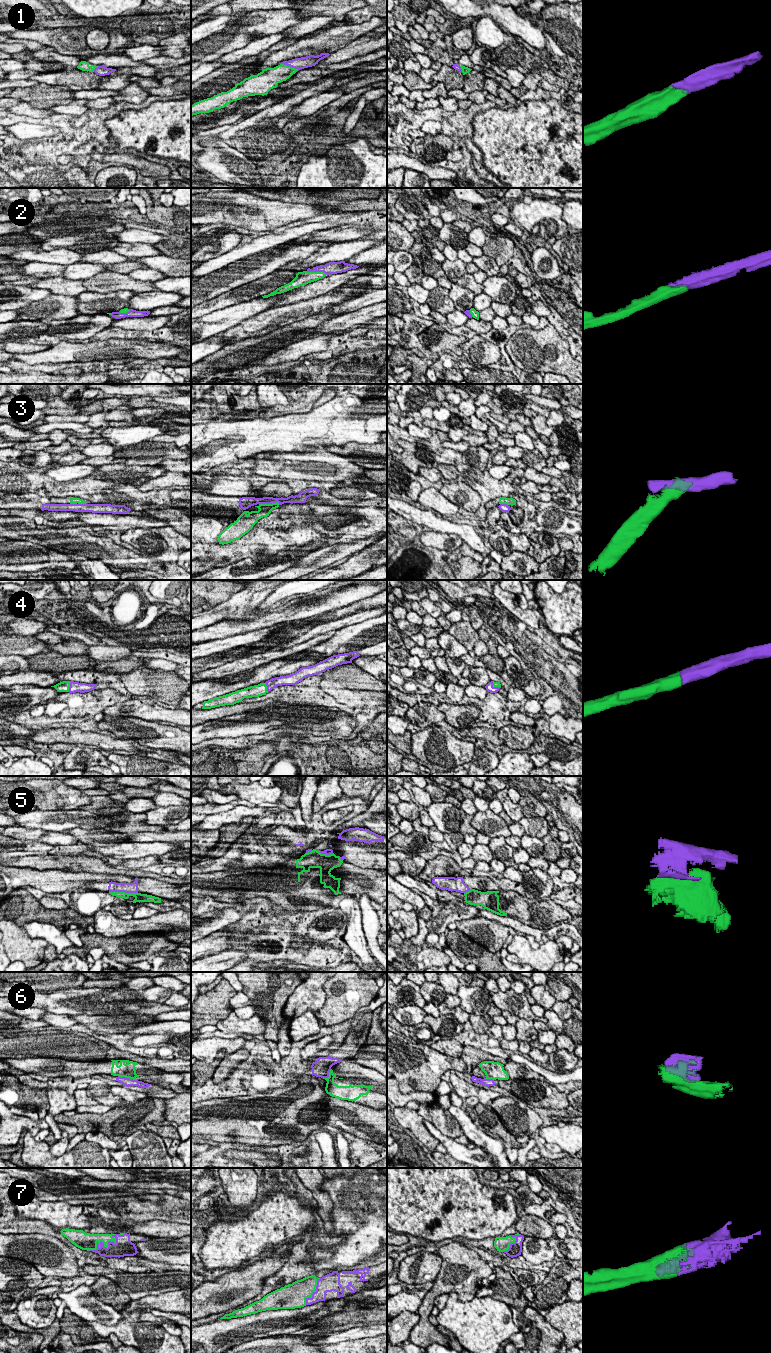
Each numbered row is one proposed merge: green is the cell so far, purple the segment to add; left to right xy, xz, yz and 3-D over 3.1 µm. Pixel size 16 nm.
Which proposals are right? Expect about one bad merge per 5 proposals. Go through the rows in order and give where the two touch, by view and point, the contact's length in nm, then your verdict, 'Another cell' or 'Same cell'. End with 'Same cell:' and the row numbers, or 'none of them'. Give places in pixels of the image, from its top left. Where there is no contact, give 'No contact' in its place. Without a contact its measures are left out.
1: Touches green at xz (289, 66). Shared border 300 nm. Same cell
2: Touches green at xz (316, 272). Shared border 340 nm. Same cell
3: Touches green at xz (269, 504). Shared border 340 nm. Another cell
4: Touches green at xy (69, 686). Shared border 180 nm. Same cell
5: Touches green at xy (123, 892). Shared border 460 nm. Another cell
6: Touches green at xy (127, 1077). Shared border 320 nm. Another cell
7: Touches green at xy (104, 1245). Shared border 550 nm. Same cell
Same cell: 1, 2, 4, 7

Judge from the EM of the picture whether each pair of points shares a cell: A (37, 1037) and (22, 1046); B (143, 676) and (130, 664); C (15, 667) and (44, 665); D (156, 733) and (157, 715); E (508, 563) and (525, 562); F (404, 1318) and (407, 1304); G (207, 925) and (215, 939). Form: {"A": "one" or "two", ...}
{"A": "one", "B": "two", "C": "two", "D": "two", "E": "one", "F": "two", "G": "two"}

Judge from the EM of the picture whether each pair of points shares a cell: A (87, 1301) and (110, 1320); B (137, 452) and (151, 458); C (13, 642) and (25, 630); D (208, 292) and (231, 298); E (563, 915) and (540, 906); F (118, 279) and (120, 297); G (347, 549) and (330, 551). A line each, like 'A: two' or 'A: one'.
A: one
B: one
C: two
D: two
E: one
F: two
G: one

